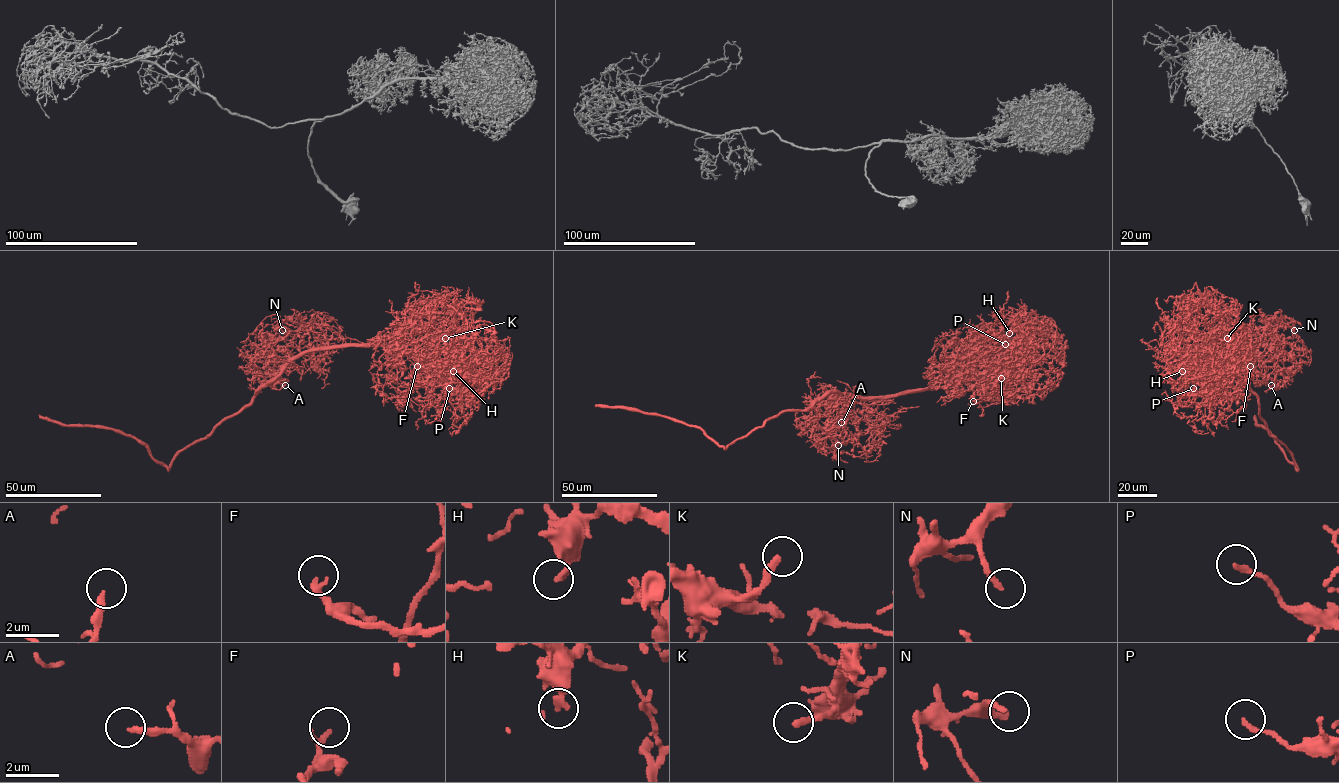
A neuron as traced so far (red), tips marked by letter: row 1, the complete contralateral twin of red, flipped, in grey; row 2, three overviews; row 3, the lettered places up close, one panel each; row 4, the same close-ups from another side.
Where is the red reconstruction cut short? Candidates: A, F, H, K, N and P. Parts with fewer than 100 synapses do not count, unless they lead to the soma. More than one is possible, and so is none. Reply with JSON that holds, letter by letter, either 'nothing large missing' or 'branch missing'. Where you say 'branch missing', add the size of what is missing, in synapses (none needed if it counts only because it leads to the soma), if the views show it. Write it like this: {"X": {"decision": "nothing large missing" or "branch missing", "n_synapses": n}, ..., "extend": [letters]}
{"A": {"decision": "branch missing", "n_synapses": 120}, "F": {"decision": "nothing large missing"}, "H": {"decision": "nothing large missing"}, "K": {"decision": "branch missing", "n_synapses": 110}, "N": {"decision": "nothing large missing"}, "P": {"decision": "nothing large missing"}, "extend": ["A", "K"]}

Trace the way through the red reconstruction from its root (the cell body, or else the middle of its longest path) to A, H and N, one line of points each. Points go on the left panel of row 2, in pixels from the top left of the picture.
A: (282, 371), (272, 377), (270, 385), (278, 390), (285, 385)
H: (282, 371), (307, 352), (349, 346), (410, 352), (435, 374), (450, 351), (447, 368), (453, 362), (453, 371)
N: (282, 371), (283, 362), (271, 344), (291, 331), (301, 330), (306, 317), (283, 322), (282, 330)

